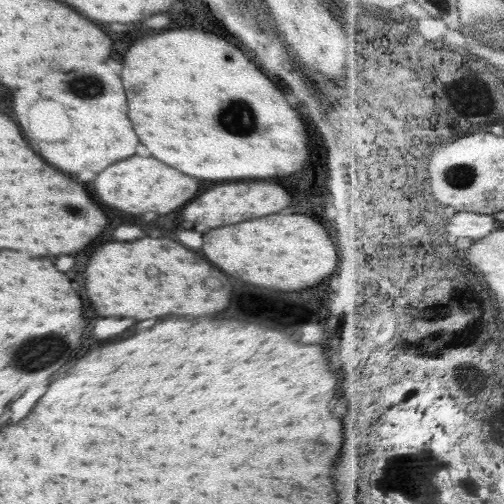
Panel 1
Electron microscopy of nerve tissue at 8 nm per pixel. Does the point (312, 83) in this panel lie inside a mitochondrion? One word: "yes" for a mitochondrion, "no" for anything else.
no

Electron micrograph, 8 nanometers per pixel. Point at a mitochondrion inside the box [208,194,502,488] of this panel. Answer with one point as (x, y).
(402, 467)

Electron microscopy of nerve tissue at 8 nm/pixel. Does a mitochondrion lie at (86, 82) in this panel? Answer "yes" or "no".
yes

